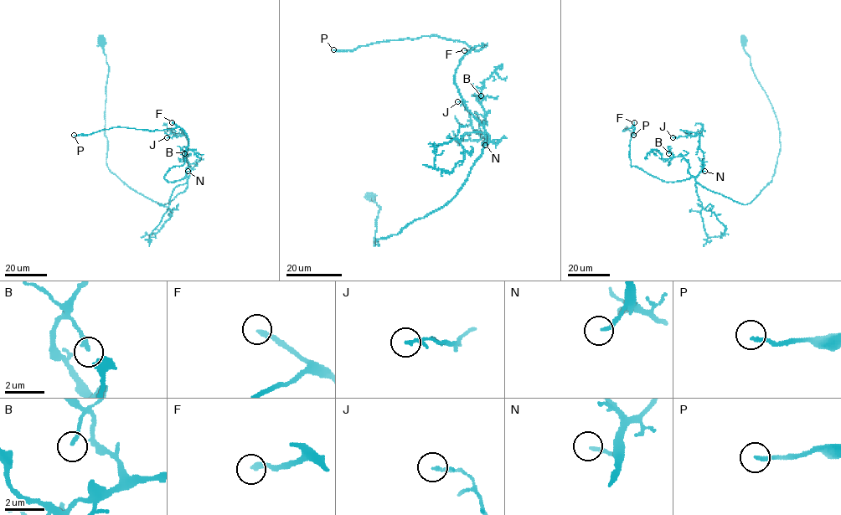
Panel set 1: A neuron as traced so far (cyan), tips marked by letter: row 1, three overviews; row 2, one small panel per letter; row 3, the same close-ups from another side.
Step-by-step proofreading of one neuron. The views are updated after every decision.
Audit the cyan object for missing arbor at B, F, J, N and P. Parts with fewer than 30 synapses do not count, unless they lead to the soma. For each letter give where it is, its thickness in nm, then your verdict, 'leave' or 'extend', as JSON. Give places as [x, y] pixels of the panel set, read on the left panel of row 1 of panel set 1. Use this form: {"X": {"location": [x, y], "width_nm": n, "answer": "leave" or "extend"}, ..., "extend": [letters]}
{"B": {"location": [184, 153], "width_nm": 190, "answer": "leave"}, "F": {"location": [172, 122], "width_nm": 240, "answer": "extend"}, "J": {"location": [167, 137], "width_nm": 170, "answer": "leave"}, "N": {"location": [188, 171], "width_nm": 170, "answer": "leave"}, "P": {"location": [74, 135], "width_nm": 180, "answer": "extend"}, "extend": ["F", "P"]}

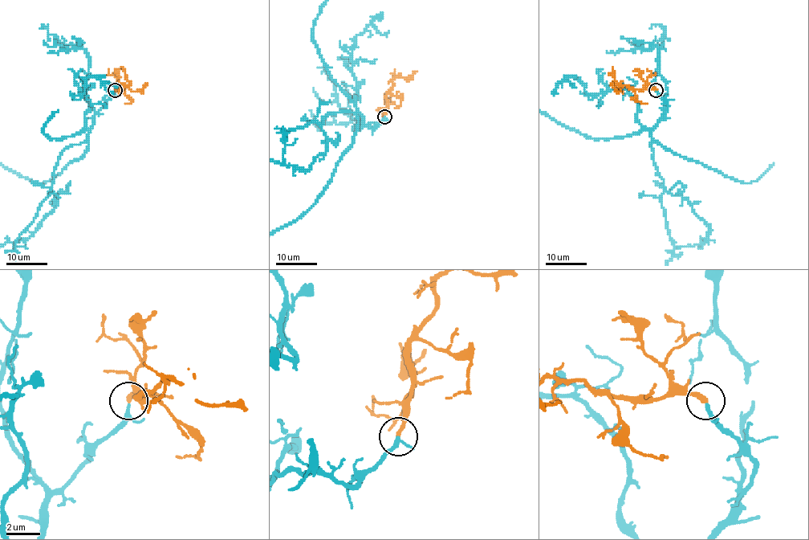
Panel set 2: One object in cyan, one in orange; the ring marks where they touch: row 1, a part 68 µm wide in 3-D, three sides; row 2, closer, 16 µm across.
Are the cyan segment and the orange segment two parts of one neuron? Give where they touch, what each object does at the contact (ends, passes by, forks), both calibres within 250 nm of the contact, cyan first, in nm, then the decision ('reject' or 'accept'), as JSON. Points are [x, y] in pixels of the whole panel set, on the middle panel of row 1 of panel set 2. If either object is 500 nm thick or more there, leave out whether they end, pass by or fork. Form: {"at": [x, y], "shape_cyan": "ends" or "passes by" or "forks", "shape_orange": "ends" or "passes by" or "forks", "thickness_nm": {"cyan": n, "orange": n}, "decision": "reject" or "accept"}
{"at": [384, 116], "shape_cyan": "passes by", "shape_orange": "ends", "thickness_nm": {"cyan": 140, "orange": 240}, "decision": "accept"}

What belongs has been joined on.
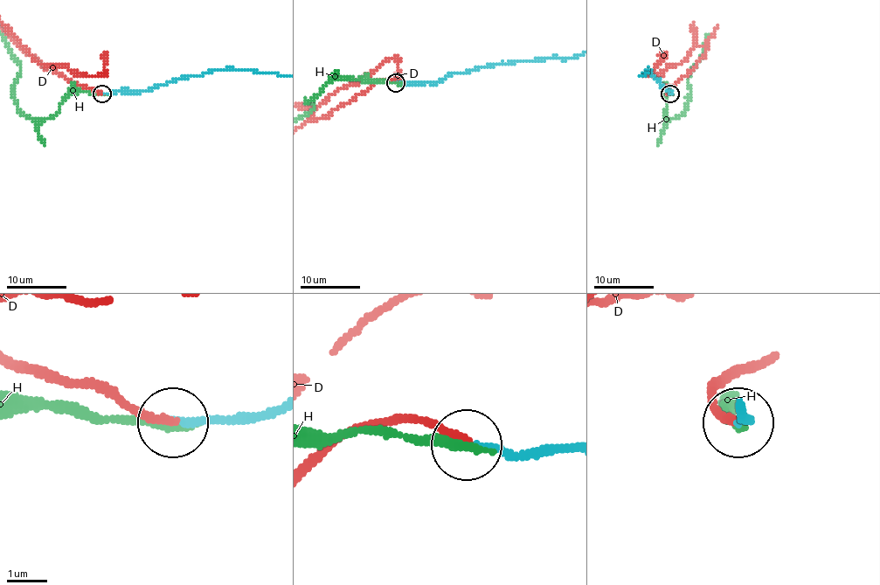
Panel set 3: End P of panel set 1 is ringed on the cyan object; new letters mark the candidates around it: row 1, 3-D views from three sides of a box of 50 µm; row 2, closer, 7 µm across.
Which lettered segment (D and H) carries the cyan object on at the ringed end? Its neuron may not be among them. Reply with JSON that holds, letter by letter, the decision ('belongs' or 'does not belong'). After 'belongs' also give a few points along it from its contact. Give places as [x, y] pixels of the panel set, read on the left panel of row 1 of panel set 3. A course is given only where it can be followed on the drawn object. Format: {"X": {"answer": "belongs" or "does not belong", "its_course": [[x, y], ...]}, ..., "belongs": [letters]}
{"D": {"answer": "belongs"}, "H": {"answer": "does not belong"}, "belongs": ["D"]}

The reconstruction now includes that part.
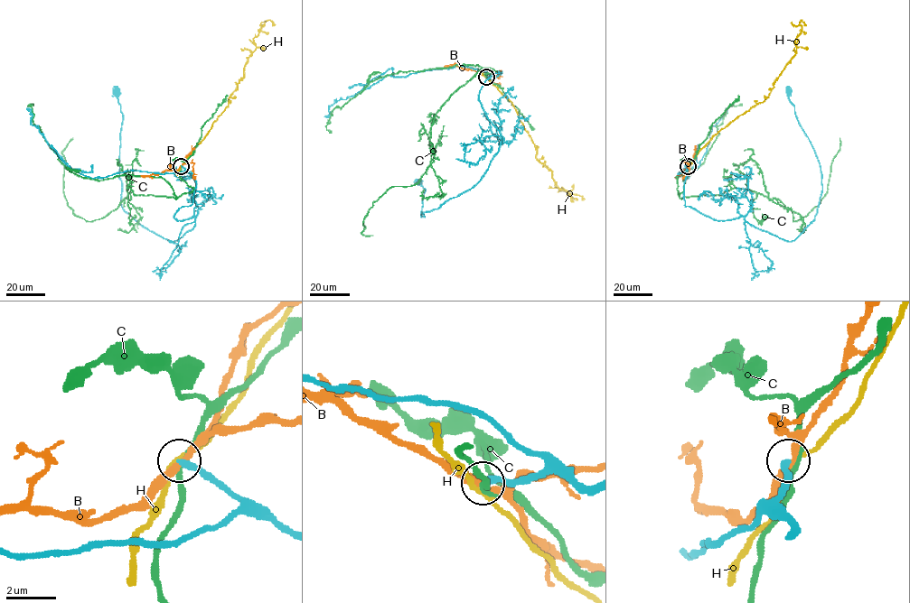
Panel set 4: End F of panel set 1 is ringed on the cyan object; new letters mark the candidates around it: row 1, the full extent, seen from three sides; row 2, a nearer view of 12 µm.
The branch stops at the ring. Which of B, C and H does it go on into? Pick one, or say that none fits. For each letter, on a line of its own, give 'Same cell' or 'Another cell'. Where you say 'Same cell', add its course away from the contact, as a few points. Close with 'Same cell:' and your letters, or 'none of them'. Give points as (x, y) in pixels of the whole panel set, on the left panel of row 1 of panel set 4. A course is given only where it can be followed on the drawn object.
B: Another cell
C: Another cell
H: Another cell
Same cell: none of them

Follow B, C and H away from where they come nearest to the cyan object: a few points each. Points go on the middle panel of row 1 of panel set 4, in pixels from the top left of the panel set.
B: (486, 77), (454, 65), (444, 67)
C: (486, 77), (499, 71), (483, 67), (437, 111), (427, 169), (372, 202), (361, 233), (372, 235)
H: (485, 77), (512, 104), (534, 143), (536, 158), (551, 171), (556, 184), (583, 199)

